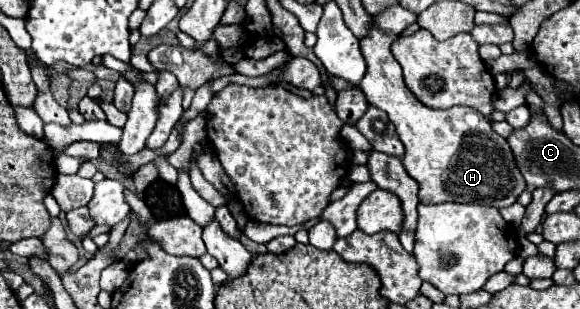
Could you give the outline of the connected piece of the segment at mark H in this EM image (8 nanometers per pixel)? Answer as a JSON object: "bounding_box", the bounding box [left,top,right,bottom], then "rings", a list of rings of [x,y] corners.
{"bounding_box":[360,17,526,209],"rings":[[[370,17],[368,35],[360,39],[360,49],[366,59],[366,73],[360,81],[360,89],[364,91],[368,103],[386,111],[390,121],[394,123],[398,137],[406,147],[406,155],[402,163],[408,175],[412,175],[412,179],[416,179],[420,185],[420,193],[418,193],[420,201],[422,203],[450,203],[450,201],[452,203],[482,203],[482,205],[494,205],[496,209],[512,205],[518,199],[518,195],[526,189],[526,183],[514,163],[514,157],[512,157],[510,145],[506,145],[506,139],[496,135],[490,129],[488,119],[484,119],[484,115],[480,115],[480,111],[476,109],[452,107],[452,109],[436,111],[436,109],[428,109],[426,105],[422,105],[404,85],[402,67],[398,65],[398,61],[394,59],[390,51],[390,45],[396,37],[398,37],[396,33],[382,31],[376,25],[374,17]]]}

